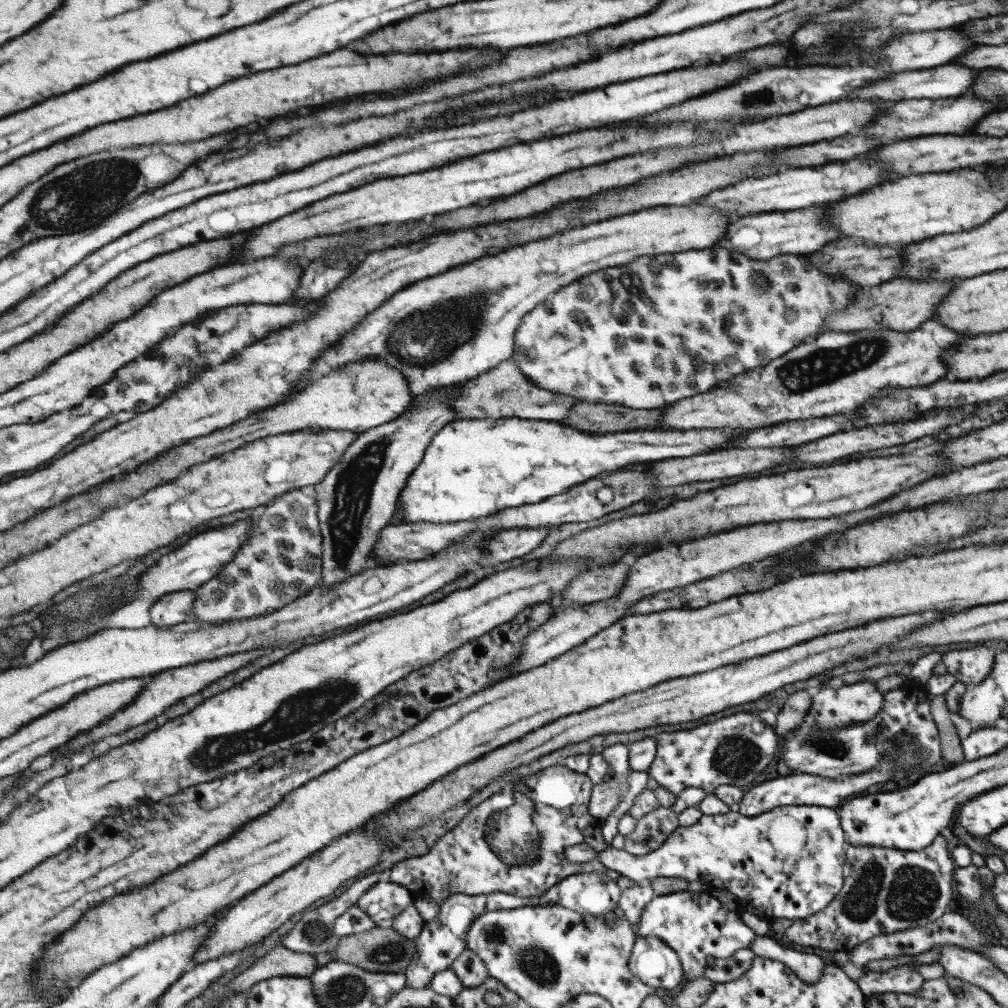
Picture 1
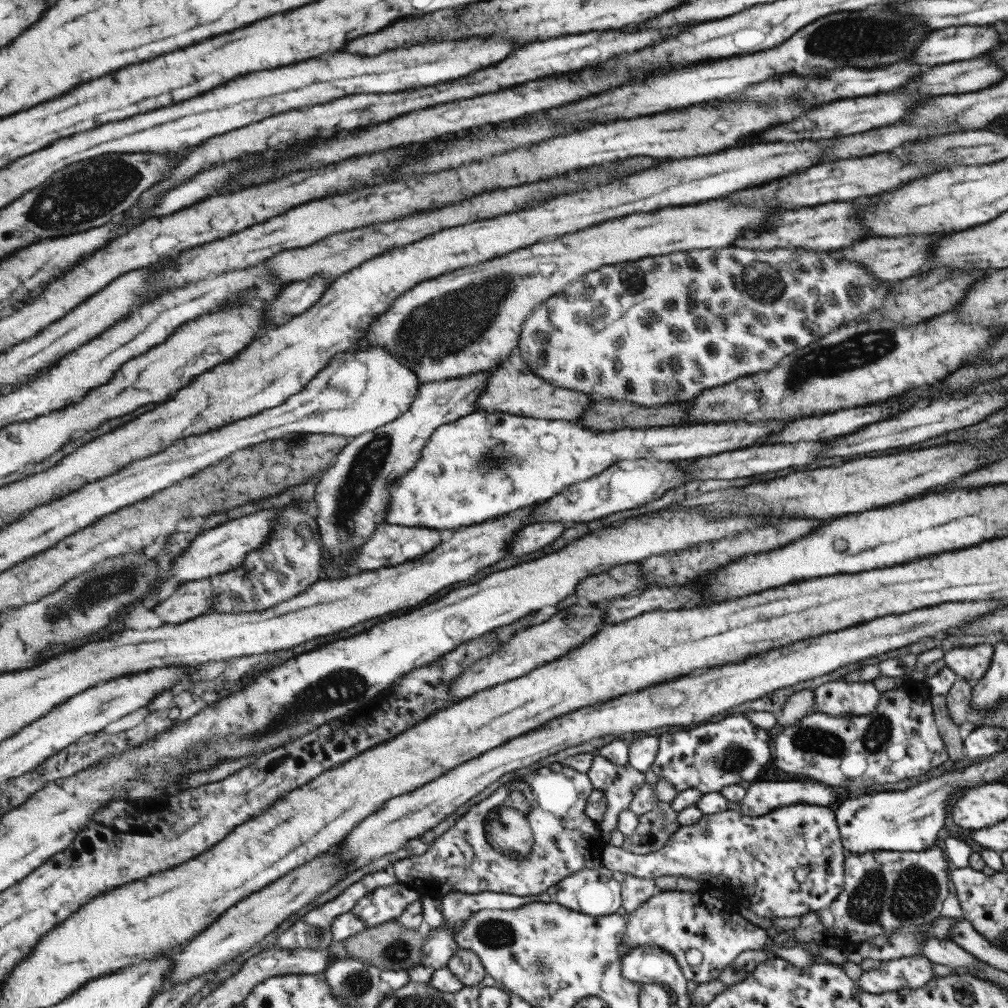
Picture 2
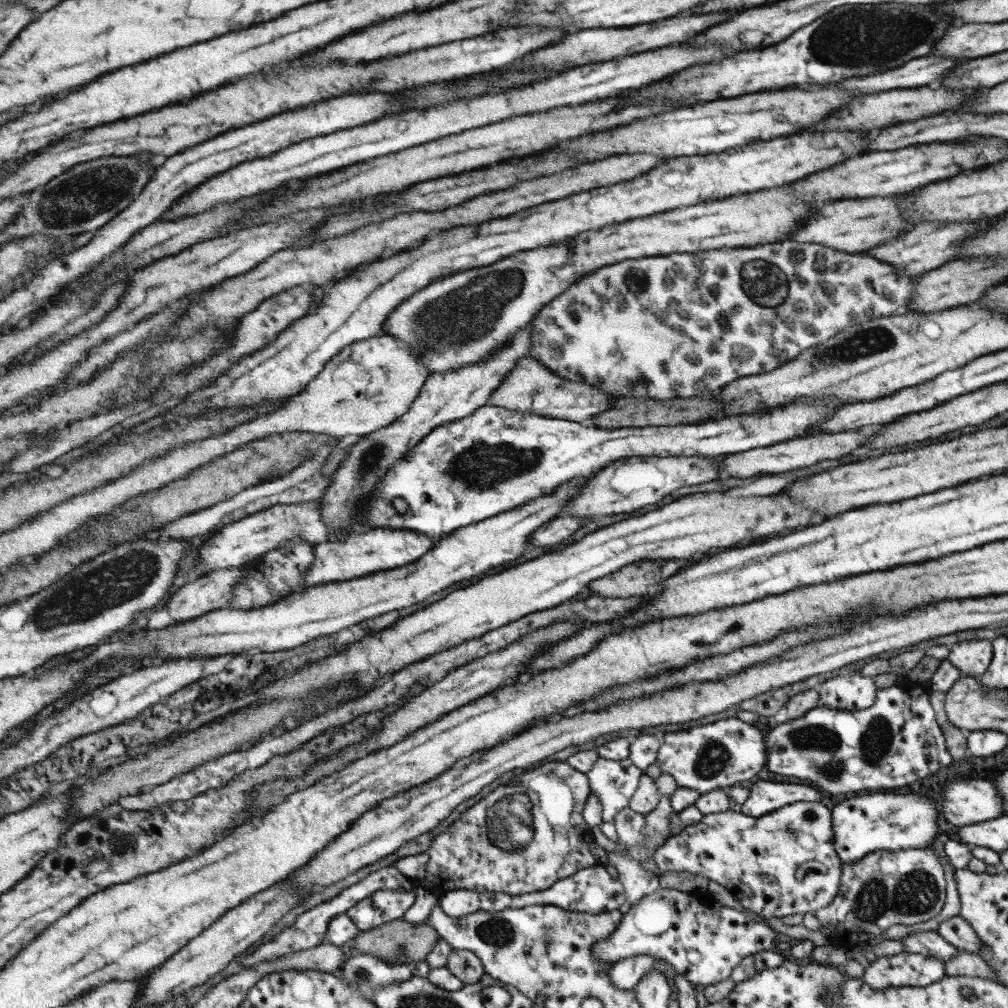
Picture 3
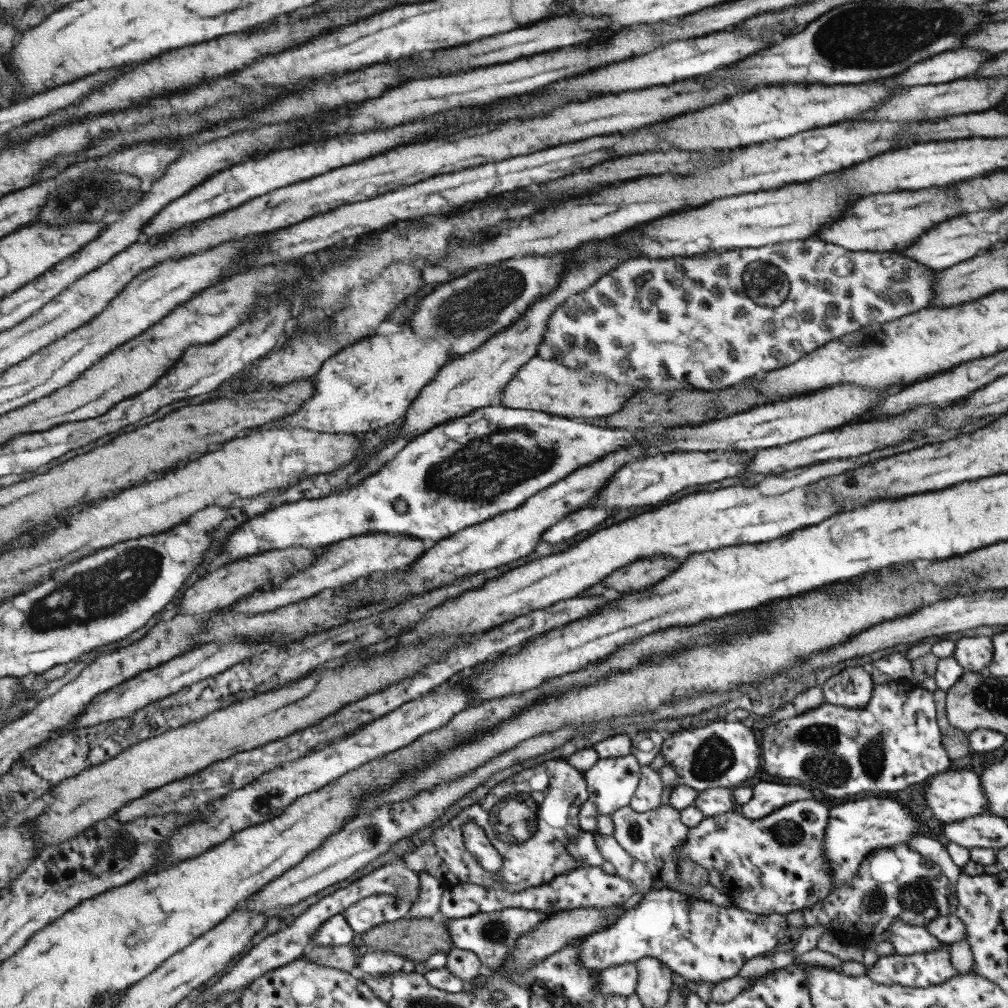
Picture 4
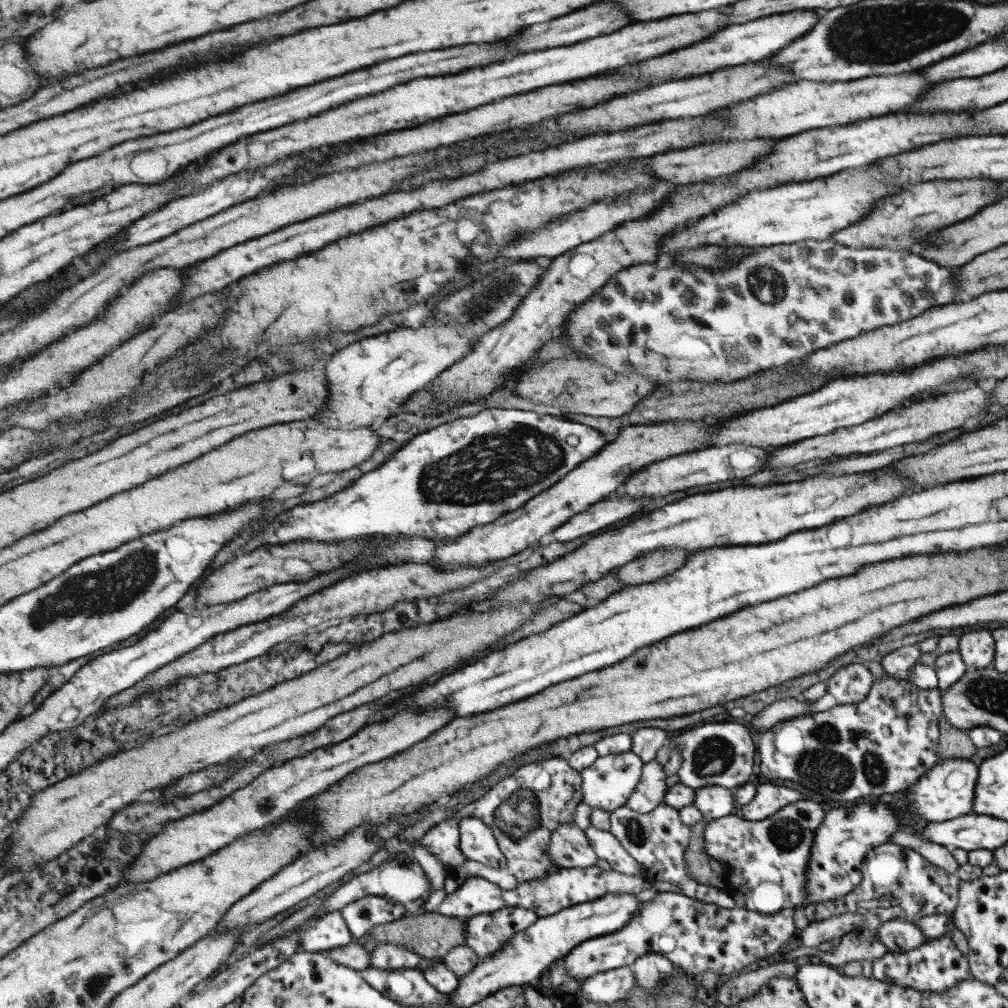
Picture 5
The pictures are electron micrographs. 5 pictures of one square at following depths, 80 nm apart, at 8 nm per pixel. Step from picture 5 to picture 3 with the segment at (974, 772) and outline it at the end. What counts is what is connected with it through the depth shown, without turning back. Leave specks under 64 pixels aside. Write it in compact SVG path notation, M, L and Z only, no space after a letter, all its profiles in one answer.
M955 779L939 792L939 812L955 827L983 823L1004 814L994 784L984 779Z

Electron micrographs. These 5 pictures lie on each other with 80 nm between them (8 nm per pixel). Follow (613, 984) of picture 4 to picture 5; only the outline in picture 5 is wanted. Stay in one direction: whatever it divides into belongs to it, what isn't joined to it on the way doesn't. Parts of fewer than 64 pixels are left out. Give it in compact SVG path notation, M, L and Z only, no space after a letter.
M619 967L585 978L580 992L593 1003L612 1003L625 999L634 984L636 980L629 967Z

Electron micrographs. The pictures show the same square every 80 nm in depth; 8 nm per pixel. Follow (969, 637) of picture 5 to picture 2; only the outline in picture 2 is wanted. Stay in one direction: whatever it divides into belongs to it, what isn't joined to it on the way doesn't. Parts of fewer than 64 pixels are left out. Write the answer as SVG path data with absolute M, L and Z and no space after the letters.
M975 644L959 646L944 653L944 666L951 669L957 678L967 682L975 682L987 671L992 659L993 646Z

